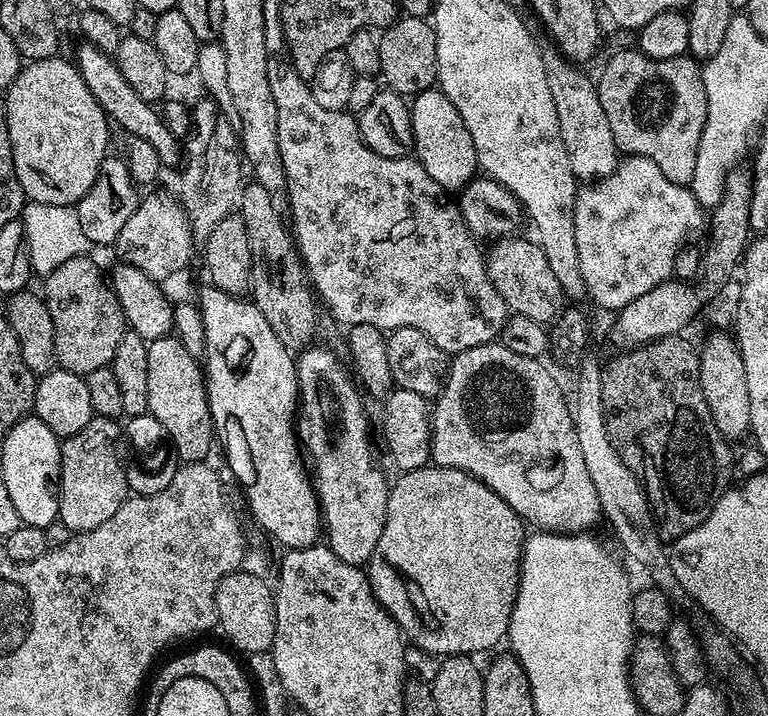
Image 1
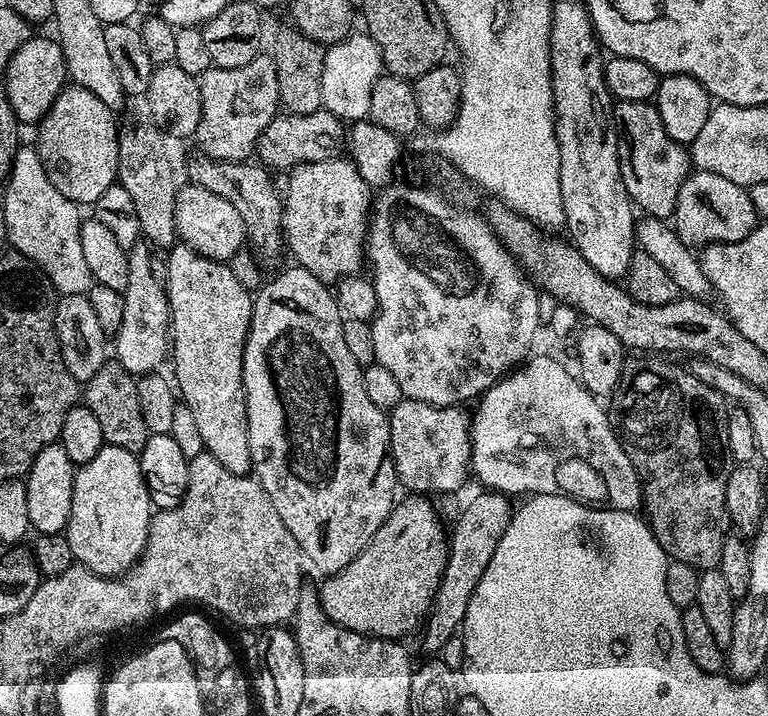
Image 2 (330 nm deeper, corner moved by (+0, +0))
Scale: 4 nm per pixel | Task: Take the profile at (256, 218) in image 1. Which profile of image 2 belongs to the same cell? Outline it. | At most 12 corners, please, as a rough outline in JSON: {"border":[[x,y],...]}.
{"border":[[199,158],[187,179],[238,210],[265,261],[286,248],[284,201],[259,162]]}

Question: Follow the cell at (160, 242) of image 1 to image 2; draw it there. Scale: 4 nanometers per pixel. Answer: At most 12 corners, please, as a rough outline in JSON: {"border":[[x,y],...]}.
{"border":[[185,183],[176,235],[198,255],[227,262],[246,244],[238,210]]}

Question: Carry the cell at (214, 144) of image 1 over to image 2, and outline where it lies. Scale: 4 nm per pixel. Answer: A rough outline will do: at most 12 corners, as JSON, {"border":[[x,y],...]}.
{"border":[[271,55],[199,77],[195,143],[242,160],[281,111]]}

